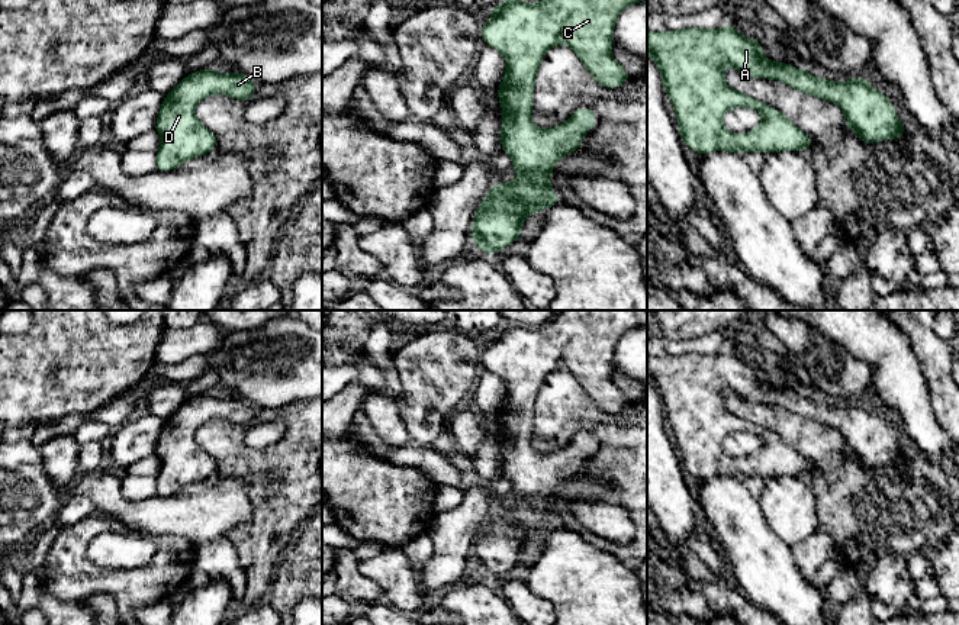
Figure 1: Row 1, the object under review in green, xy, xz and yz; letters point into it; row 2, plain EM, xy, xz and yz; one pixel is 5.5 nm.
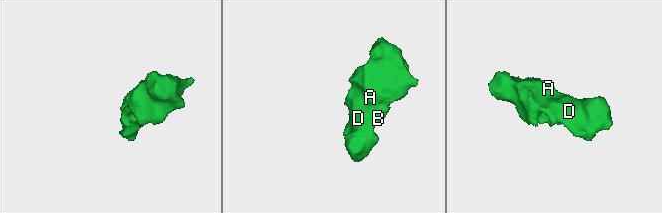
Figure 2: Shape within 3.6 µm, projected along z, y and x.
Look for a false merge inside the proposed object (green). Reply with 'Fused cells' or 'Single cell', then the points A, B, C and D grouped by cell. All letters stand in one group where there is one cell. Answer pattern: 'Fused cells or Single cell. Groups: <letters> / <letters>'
Single cell. Groups: A B C D

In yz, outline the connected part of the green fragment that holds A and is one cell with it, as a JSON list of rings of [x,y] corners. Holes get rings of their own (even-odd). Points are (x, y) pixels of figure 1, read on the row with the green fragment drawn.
[[[731,25],[720,29],[683,28],[663,33],[647,29],[647,55],[659,67],[682,142],[699,155],[714,151],[808,151],[814,145],[783,113],[728,87],[727,65],[752,78],[781,80],[801,93],[839,104],[846,128],[855,131],[866,145],[900,139],[907,126],[900,122],[892,102],[863,77],[853,77],[841,84],[815,78],[808,68],[773,62],[762,54],[759,39],[744,38]],[[734,107],[760,112],[763,120],[750,133],[731,133],[724,128],[723,116]]]

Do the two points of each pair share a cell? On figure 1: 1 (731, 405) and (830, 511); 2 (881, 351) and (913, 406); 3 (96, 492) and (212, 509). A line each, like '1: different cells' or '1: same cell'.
1: same cell
2: same cell
3: same cell

